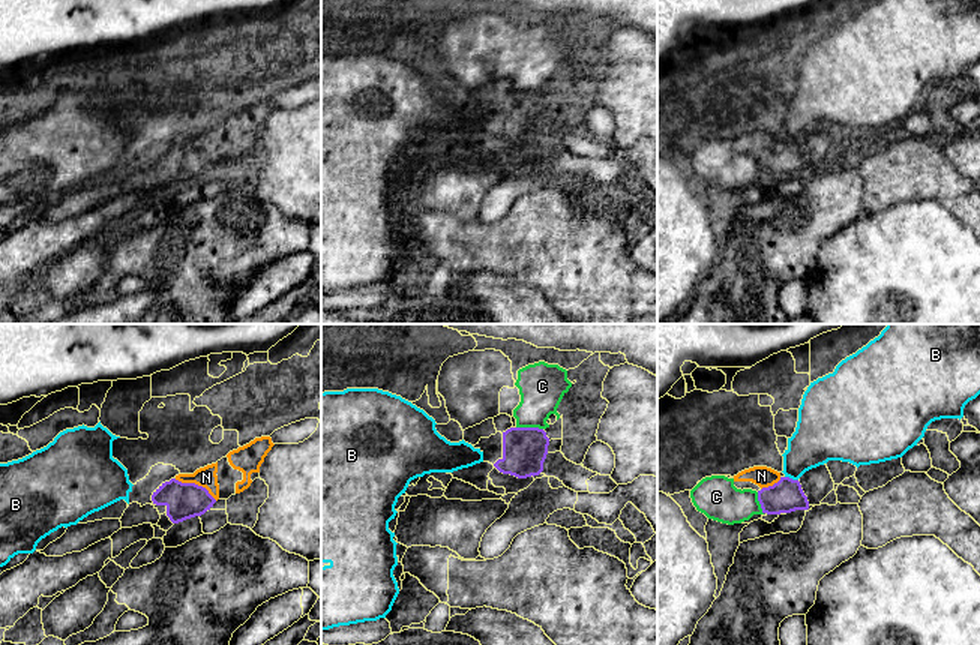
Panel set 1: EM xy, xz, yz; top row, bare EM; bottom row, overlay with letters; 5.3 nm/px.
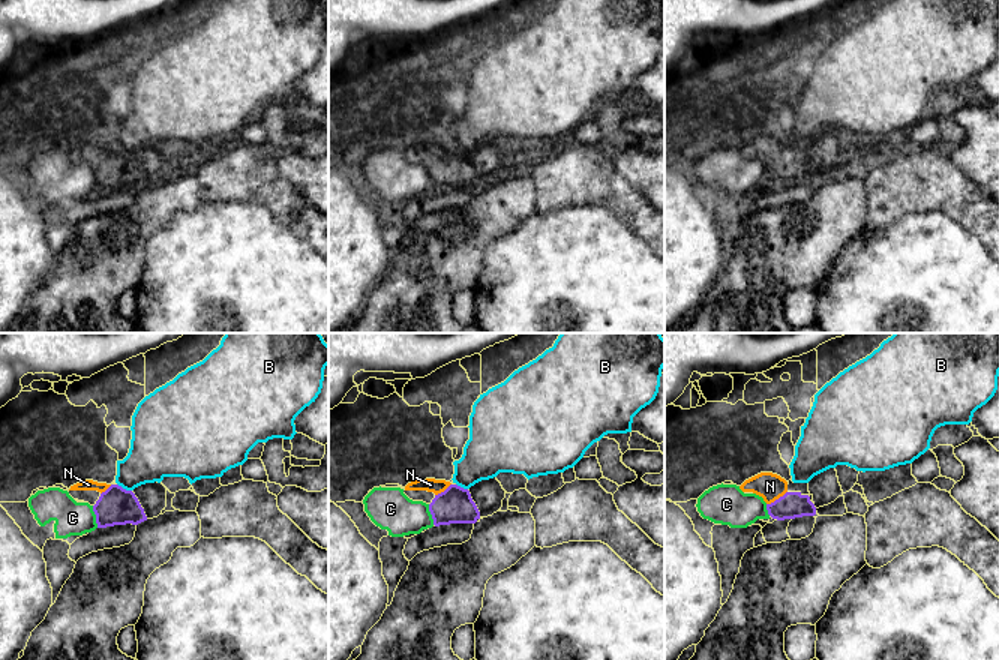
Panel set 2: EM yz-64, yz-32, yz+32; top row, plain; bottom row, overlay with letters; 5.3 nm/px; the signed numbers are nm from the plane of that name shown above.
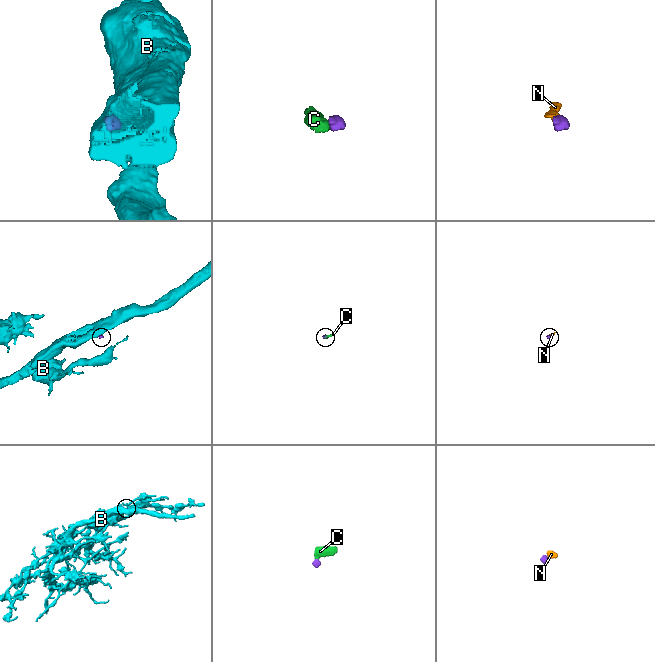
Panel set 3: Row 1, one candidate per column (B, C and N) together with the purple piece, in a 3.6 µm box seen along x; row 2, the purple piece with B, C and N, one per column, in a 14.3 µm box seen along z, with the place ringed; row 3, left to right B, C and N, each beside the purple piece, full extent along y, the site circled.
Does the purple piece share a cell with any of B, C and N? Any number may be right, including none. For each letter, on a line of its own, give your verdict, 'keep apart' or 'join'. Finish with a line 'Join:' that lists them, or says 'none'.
B: keep apart
C: keep apart
N: join
Join: N

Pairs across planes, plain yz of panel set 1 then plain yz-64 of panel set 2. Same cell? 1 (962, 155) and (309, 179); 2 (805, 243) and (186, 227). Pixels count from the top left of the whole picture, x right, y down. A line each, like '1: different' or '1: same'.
1: same
2: different

